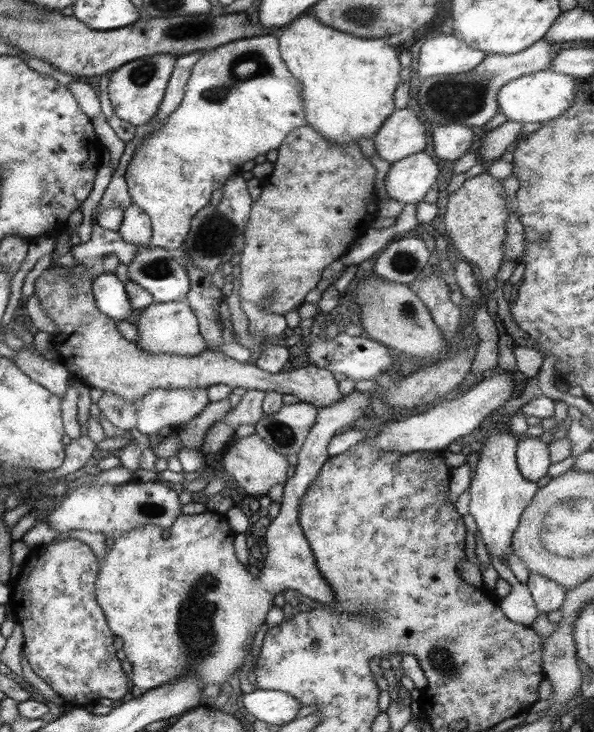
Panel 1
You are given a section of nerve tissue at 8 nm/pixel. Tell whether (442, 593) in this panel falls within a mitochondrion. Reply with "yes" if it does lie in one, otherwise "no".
no

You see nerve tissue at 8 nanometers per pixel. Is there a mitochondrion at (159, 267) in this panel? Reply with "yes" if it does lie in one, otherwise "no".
yes

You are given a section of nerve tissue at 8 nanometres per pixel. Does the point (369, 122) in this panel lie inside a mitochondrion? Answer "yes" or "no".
no

